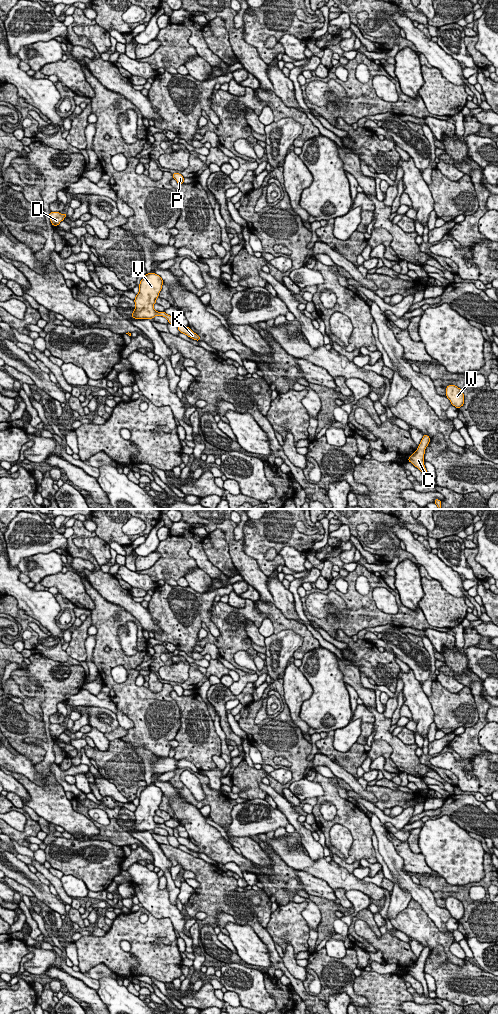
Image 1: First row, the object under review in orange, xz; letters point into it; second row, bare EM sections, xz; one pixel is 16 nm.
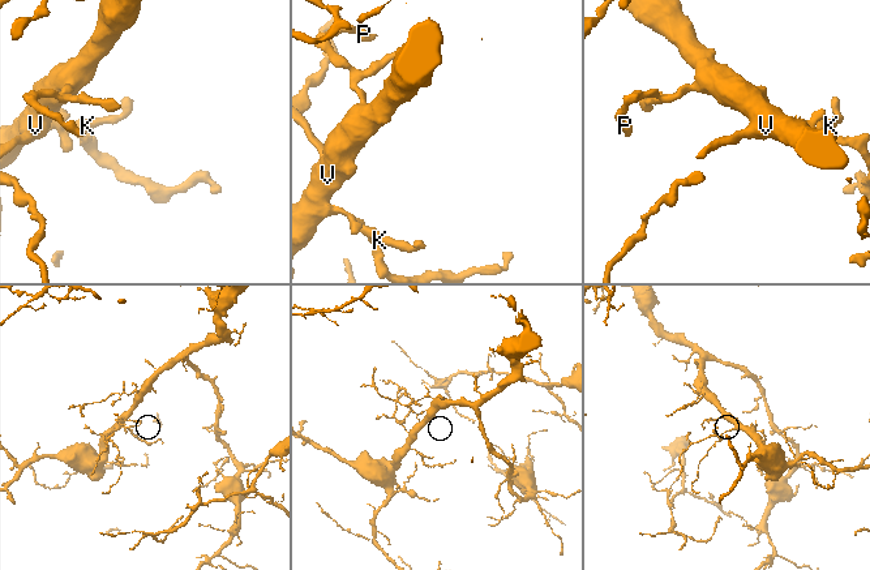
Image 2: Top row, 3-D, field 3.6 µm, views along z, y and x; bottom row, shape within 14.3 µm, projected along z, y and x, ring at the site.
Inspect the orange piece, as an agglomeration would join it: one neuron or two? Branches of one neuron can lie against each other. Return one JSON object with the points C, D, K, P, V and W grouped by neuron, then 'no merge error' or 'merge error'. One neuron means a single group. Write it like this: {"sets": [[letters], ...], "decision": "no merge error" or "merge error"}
{"sets": [["C", "D", "K", "P", "V", "W"]], "decision": "no merge error"}

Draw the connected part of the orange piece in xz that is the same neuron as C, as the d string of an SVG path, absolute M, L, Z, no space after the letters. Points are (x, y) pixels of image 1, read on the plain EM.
M423 947L423 950L417 960L417 962L408 970L408 973L411 974L415 979L417 979L423 986L424 995L428 997L428 988L427 982L424 977L424 966L425 961L430 954L428 947Z

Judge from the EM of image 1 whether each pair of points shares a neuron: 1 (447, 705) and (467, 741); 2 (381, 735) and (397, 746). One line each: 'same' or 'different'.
1: different
2: same

